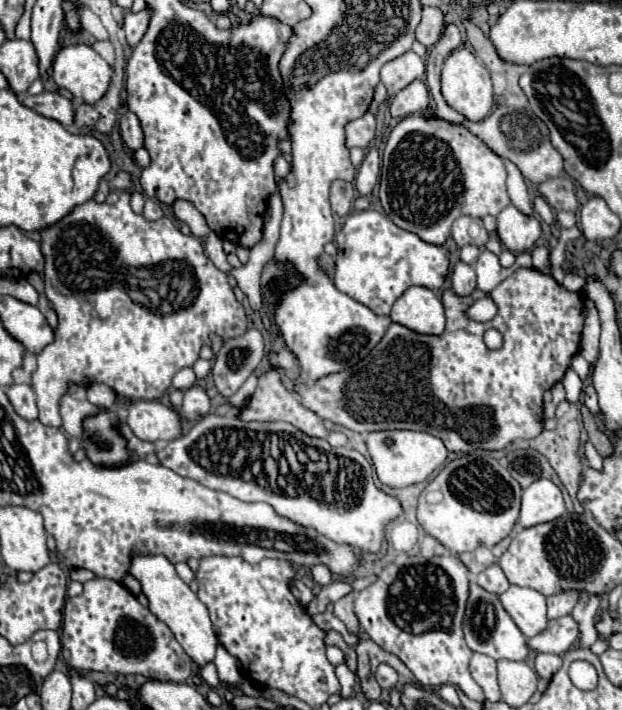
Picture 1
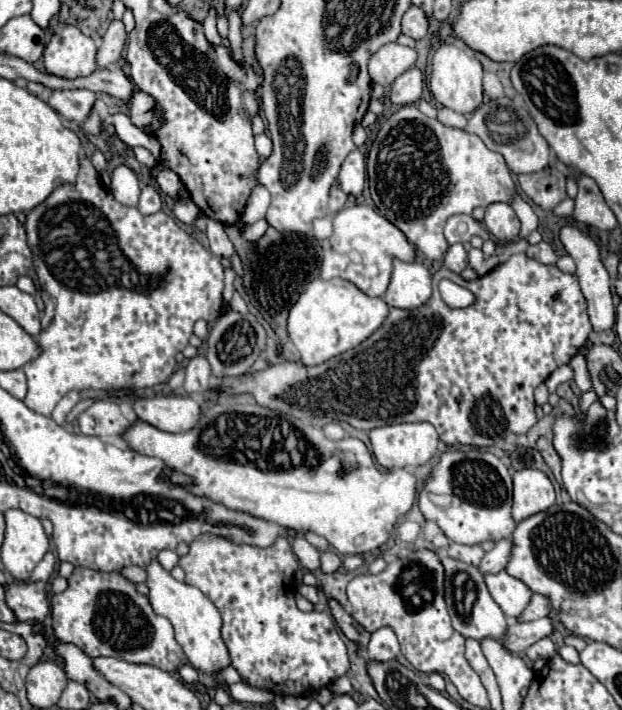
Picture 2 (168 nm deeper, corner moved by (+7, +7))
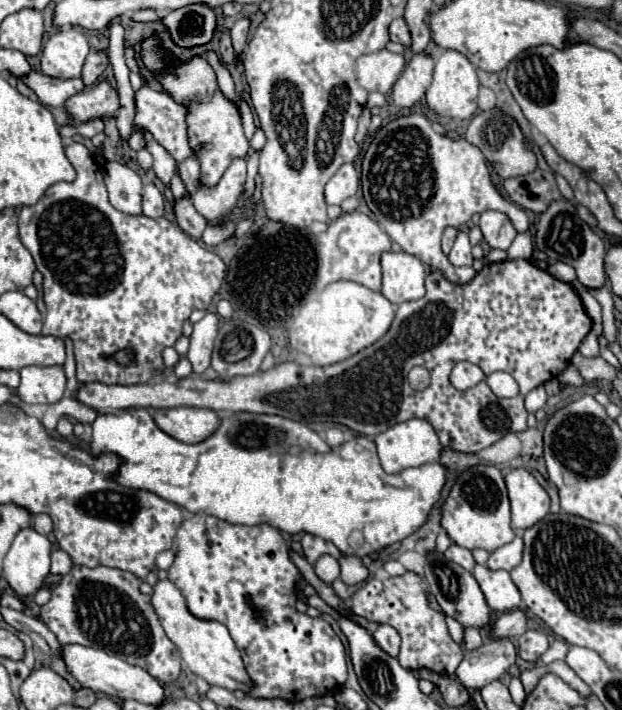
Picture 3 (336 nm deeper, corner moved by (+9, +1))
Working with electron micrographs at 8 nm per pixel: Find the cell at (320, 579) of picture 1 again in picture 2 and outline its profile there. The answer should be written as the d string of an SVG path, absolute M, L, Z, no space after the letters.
M299 535L299 537L293 539L293 551L295 551L295 555L299 557L299 563L301 563L305 569L309 569L309 571L319 569L321 553L319 553L313 545L309 545L309 543L305 541L305 537Z

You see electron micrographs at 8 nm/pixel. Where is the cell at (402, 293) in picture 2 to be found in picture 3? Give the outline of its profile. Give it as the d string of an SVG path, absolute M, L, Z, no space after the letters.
M405 251L383 253L381 267L383 267L381 293L393 305L421 299L425 295L425 283L423 283L425 267L417 257L405 253Z

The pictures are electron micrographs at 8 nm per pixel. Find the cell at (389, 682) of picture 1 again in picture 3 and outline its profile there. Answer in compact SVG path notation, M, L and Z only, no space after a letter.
M379 625L379 629L373 633L373 639L391 657L397 657L399 655L399 633L393 627Z

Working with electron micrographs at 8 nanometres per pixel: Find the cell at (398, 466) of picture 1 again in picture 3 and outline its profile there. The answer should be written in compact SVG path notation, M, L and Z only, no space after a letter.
M409 419L405 423L397 423L397 425L389 427L385 433L379 433L375 437L375 445L377 445L379 461L381 461L381 467L385 469L385 473L399 473L399 471L409 469L409 467L437 463L441 449L443 449L435 429L423 419Z

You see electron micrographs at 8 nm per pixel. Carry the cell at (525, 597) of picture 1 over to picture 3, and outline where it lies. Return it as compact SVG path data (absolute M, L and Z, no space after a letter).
M475 565L473 577L477 579L487 605L497 611L497 613L505 613L505 611L513 611L517 607L521 607L521 595L519 589L515 587L515 583L511 581L507 571L491 571L485 565Z

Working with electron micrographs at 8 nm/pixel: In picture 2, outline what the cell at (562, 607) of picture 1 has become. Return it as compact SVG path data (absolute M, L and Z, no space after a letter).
M533 595L529 605L525 607L525 611L517 617L517 621L533 621L533 619L541 619L541 617L547 617L551 611L551 605L547 601L547 597L543 595Z

